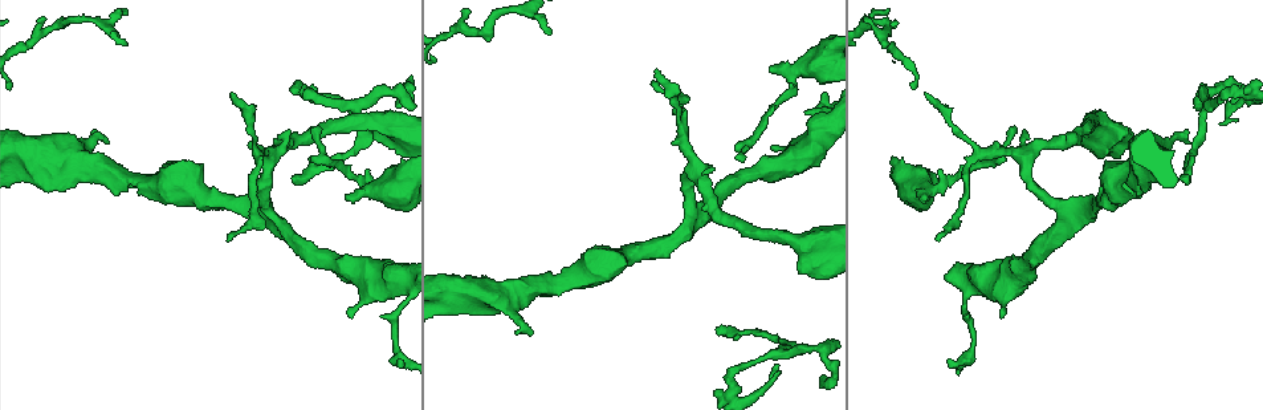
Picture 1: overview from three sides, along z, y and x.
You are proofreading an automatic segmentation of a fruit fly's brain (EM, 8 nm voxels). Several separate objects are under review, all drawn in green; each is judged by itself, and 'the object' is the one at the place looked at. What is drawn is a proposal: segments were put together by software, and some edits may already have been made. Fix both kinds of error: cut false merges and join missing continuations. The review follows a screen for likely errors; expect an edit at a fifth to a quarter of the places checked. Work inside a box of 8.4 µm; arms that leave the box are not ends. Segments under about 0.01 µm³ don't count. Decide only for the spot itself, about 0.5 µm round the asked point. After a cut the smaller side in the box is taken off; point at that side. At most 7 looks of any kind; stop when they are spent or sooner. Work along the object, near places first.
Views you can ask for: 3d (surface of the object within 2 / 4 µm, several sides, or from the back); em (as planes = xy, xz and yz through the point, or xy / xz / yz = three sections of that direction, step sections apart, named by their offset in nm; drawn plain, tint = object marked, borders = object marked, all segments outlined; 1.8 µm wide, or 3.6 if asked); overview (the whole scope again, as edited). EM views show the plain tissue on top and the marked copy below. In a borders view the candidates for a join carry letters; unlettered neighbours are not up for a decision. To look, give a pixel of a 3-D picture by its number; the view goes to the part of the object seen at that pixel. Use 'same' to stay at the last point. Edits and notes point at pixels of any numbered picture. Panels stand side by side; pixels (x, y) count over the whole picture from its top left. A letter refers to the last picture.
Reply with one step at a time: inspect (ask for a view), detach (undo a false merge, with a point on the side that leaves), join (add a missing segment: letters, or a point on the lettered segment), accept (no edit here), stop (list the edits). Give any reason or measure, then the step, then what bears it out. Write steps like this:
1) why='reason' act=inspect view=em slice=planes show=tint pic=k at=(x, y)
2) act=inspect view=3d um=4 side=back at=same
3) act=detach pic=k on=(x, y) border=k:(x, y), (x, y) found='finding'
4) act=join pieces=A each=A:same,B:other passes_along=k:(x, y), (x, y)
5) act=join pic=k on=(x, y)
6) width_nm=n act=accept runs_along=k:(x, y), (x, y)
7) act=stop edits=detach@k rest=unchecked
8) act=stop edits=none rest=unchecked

why='free end' act=inspect view=em slice=yz step=4 show=borders pic=1 at=(778, 146)

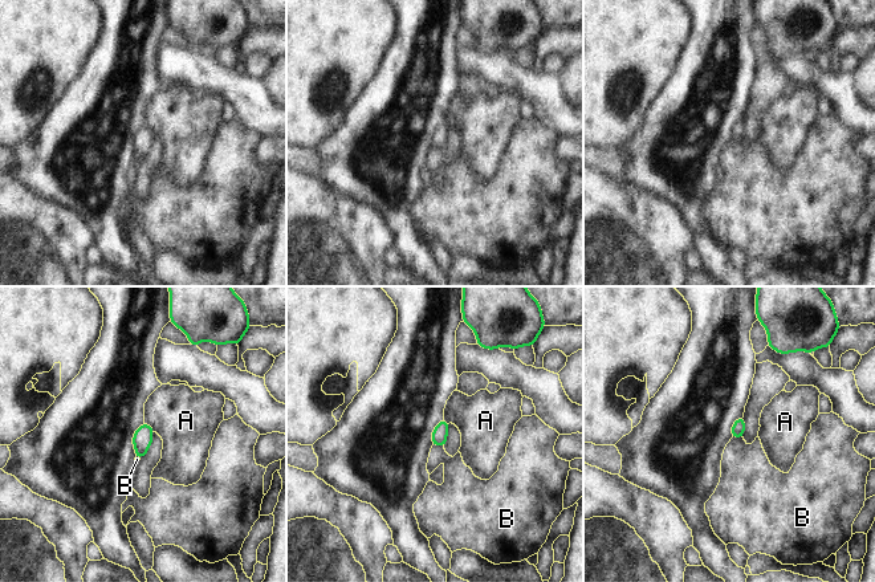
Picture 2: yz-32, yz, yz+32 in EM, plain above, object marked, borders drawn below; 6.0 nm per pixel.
longest_contact=A:90nm act=accept each=A:other,B:other border=2:(432, 444), (443, 447) found='no lettered segment goes on from it'

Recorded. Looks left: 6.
why='an open end' act=inspect view=3d um=4 pic=1 at=(1186, 144)

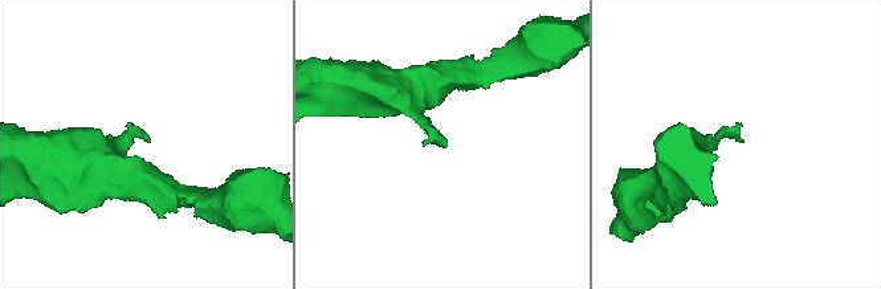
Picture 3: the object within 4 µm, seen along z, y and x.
why='now the EM' act=inspect view=em slice=planes show=borders pic=3 at=(150, 141)

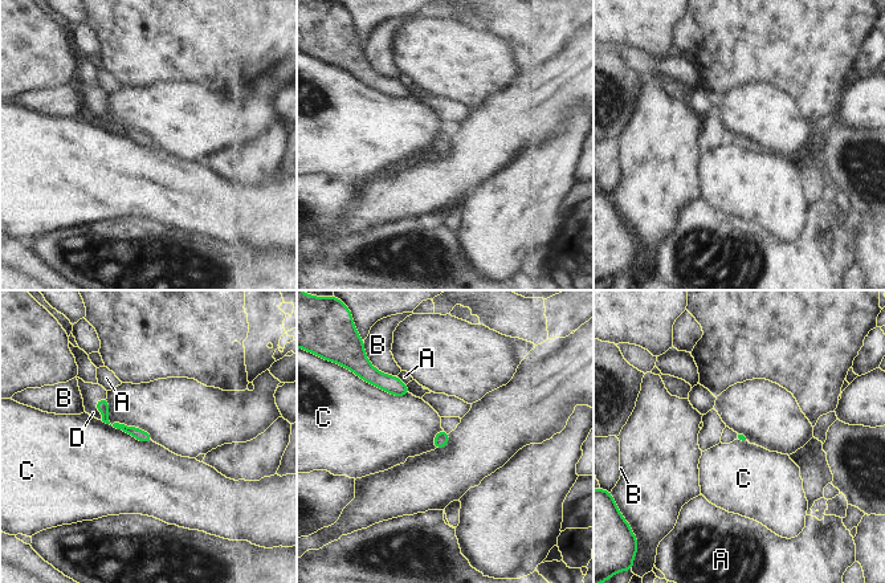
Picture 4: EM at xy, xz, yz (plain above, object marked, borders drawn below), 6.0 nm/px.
act=join pieces=D each=A:other,B:other,C:other,D:same passes_along=4:(102, 406), (94, 407), (92, 394) found='the neuron continues'

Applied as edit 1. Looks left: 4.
why='sharp bend' act=inspect view=em um=3.6 slice=xz step=8 show=tint pic=1 at=(821, 350)

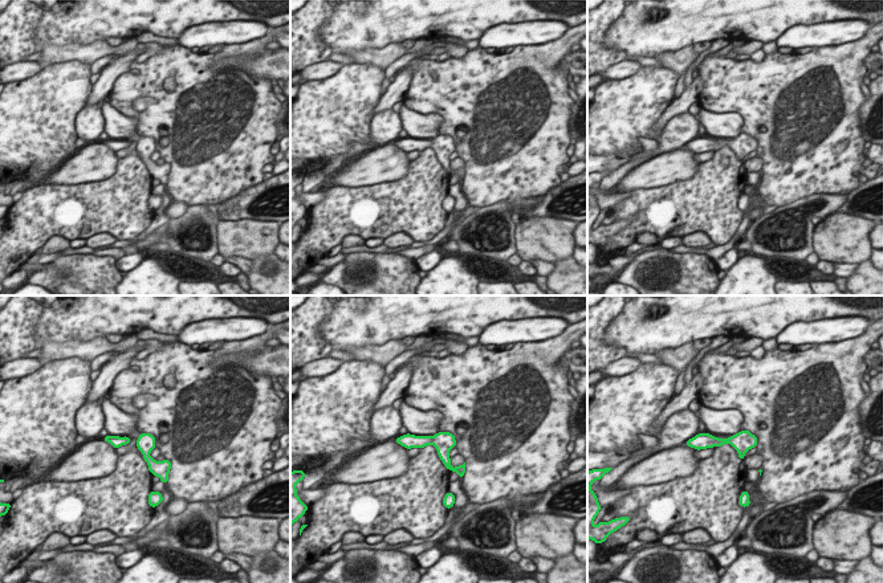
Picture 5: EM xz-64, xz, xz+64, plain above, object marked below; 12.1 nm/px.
why='cut it another way' act=inspect view=em um=3.6 slice=planes show=tint at=same

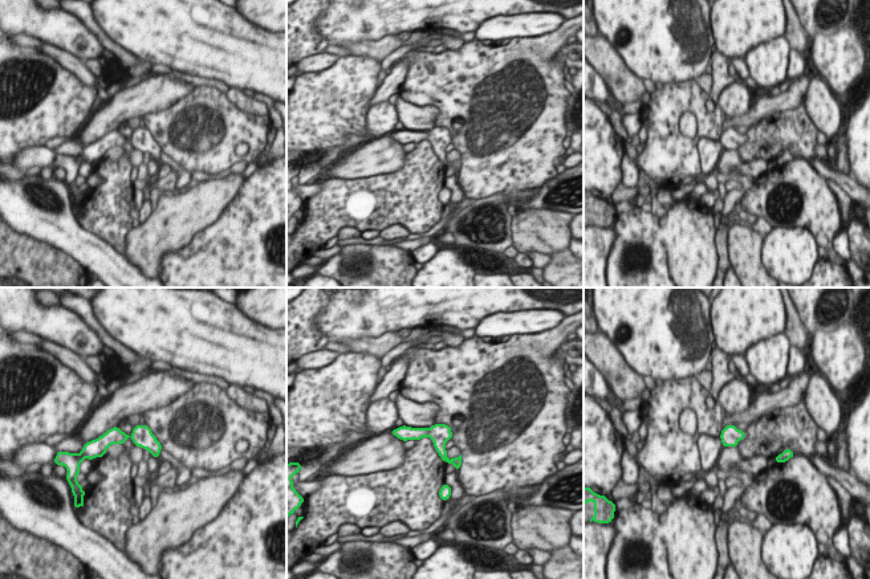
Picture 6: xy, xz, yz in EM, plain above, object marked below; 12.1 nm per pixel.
act=inspect view=em um=3.6 slice=planes show=borders at=same

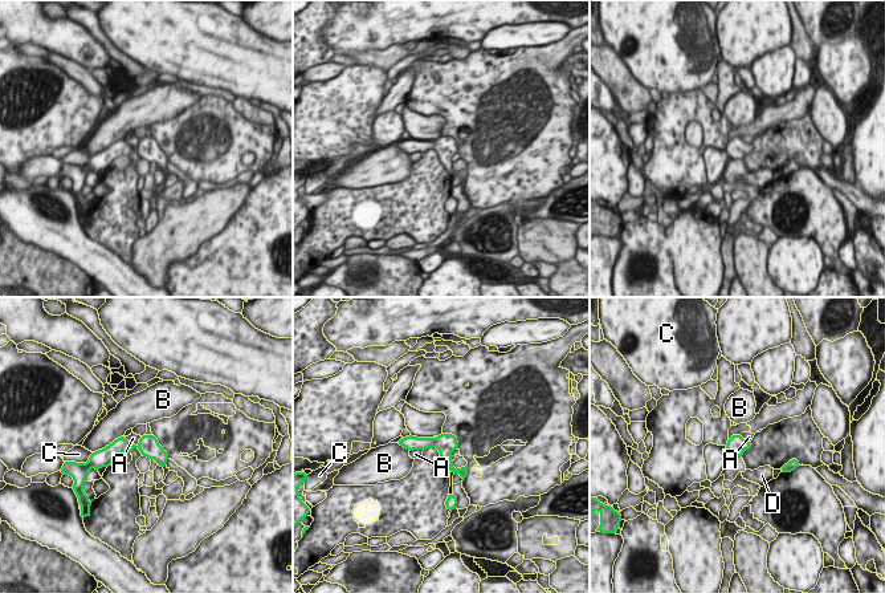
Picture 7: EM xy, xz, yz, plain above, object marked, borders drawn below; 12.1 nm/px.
act=accept each=A:other,B:other,C:other,D:other found='all the same neuron'

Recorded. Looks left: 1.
act=stop edits=join@4 rest=unchecked

